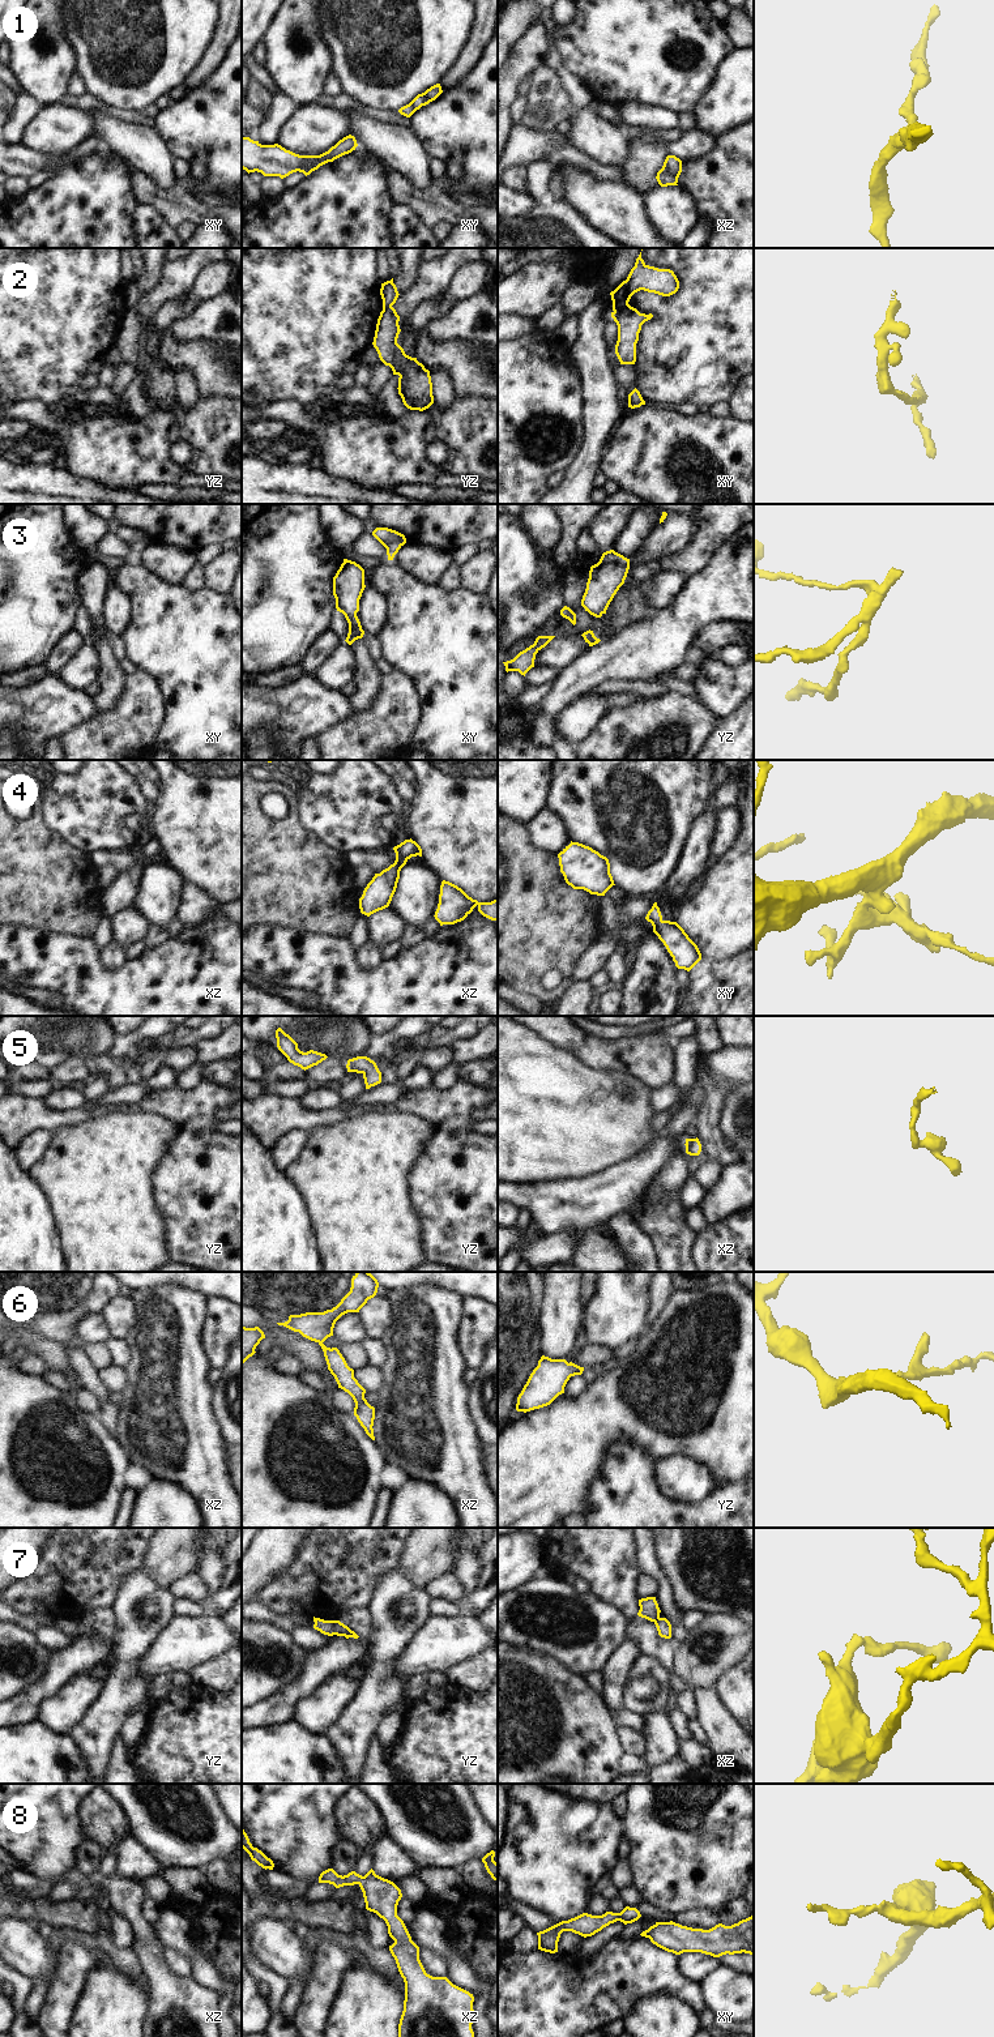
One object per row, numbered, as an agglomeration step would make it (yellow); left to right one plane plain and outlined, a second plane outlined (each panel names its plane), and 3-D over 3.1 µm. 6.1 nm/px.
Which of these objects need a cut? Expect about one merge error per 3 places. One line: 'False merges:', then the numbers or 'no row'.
False merges: 2, 7

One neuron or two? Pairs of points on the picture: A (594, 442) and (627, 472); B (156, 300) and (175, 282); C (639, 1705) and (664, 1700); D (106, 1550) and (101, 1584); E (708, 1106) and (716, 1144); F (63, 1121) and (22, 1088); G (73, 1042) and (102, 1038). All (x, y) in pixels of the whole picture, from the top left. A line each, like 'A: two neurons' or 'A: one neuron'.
A: two neurons
B: one neuron
C: one neuron
D: one neuron
E: one neuron
F: two neurons
G: one neuron

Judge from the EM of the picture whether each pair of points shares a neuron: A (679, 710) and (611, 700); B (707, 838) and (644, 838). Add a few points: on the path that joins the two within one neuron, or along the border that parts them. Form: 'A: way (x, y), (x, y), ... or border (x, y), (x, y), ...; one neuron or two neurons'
A: border (639, 697), (627, 705), (609, 708); two neurons
B: border (705, 812), (695, 823), (678, 867); two neurons

